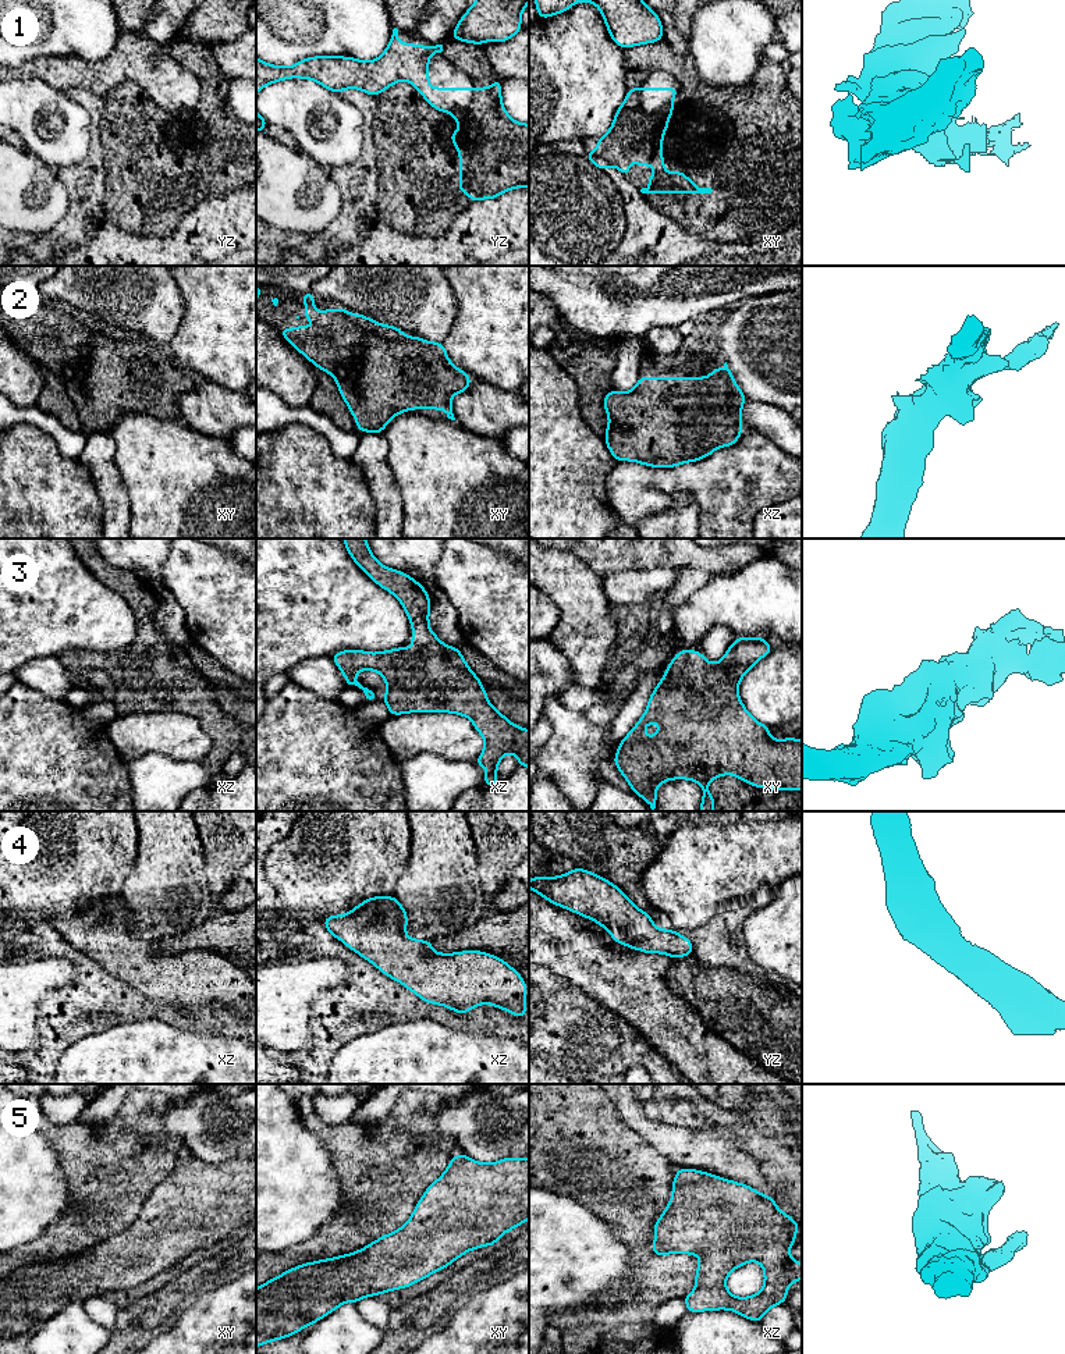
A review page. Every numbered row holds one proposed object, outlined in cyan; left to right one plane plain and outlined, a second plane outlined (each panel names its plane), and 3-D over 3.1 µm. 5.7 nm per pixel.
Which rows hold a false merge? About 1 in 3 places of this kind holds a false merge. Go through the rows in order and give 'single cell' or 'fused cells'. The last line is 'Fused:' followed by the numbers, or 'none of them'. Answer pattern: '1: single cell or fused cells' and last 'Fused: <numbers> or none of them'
1: fused cells
2: single cell
3: single cell
4: single cell
5: single cell
Fused: 1

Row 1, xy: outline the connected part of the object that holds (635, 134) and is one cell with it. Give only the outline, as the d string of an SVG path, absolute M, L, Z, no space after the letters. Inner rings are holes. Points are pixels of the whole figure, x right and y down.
M631 88L610 131L597 139L597 149L585 156L603 171L615 166L625 177L629 177L631 160L638 166L656 166L657 170L647 178L652 186L642 188L642 193L711 193L711 188L697 188L682 171L663 175L667 171L663 164L663 134L672 114L671 103L647 113L640 103L640 88Z

